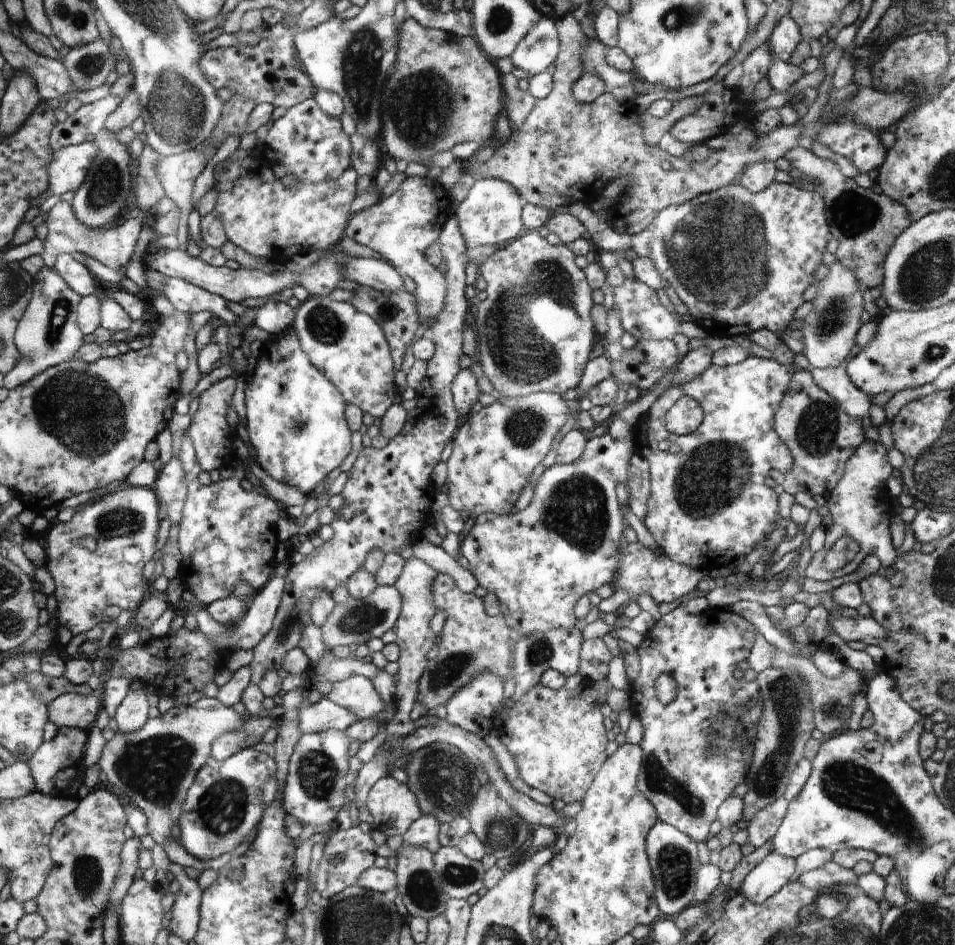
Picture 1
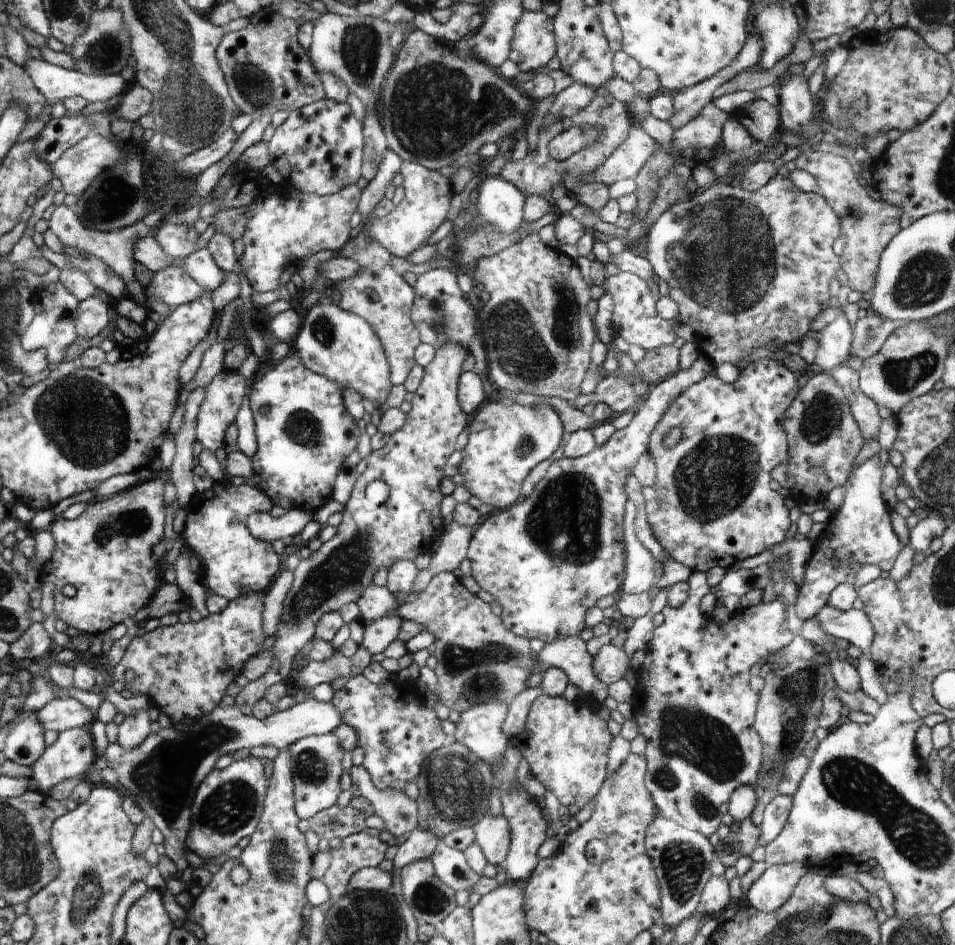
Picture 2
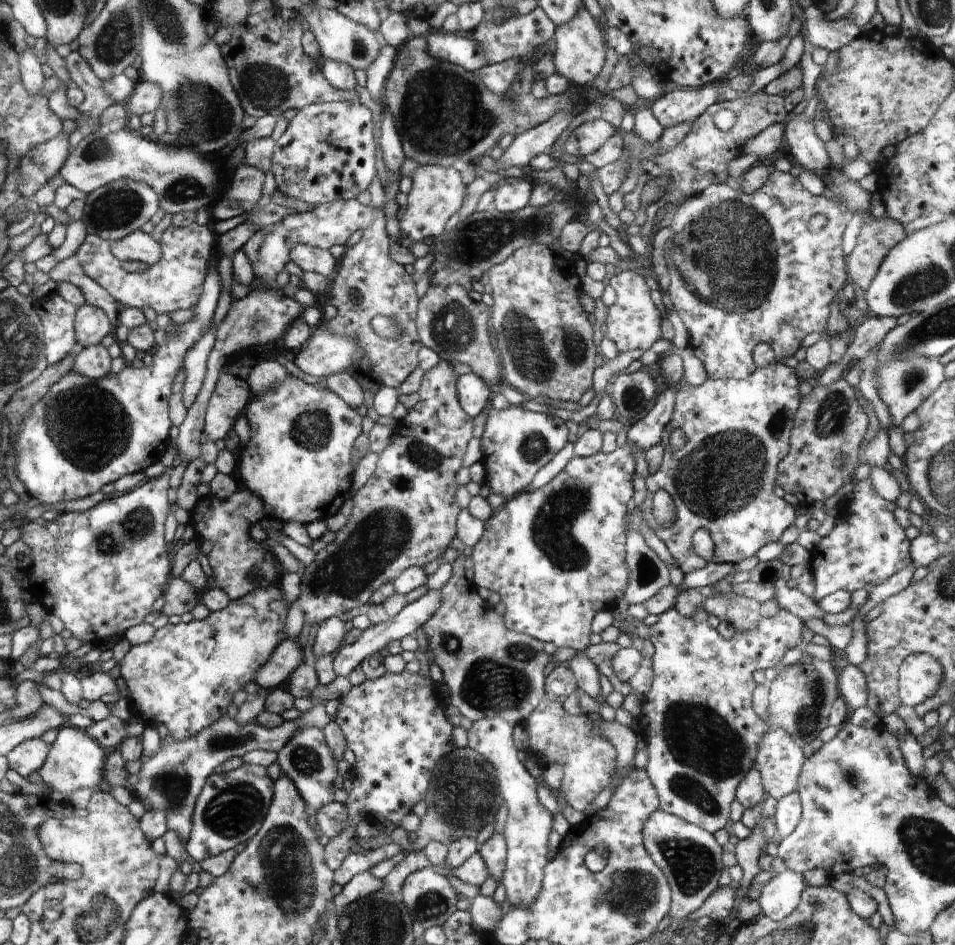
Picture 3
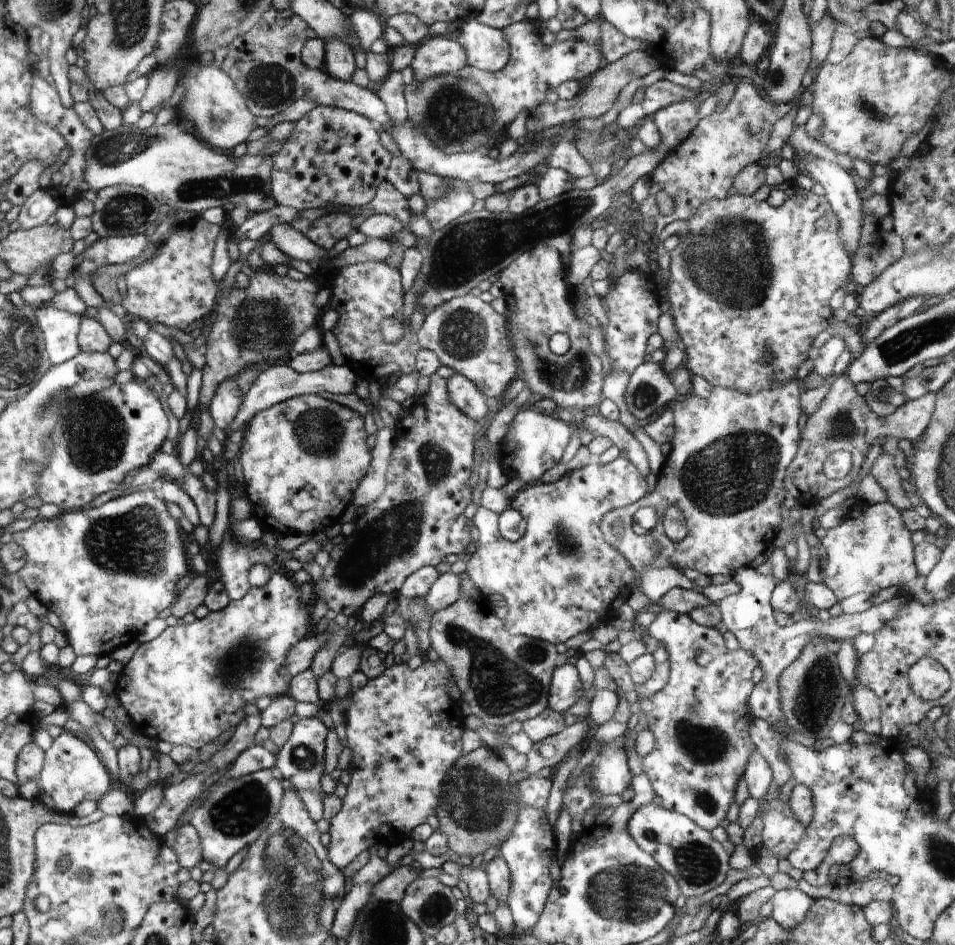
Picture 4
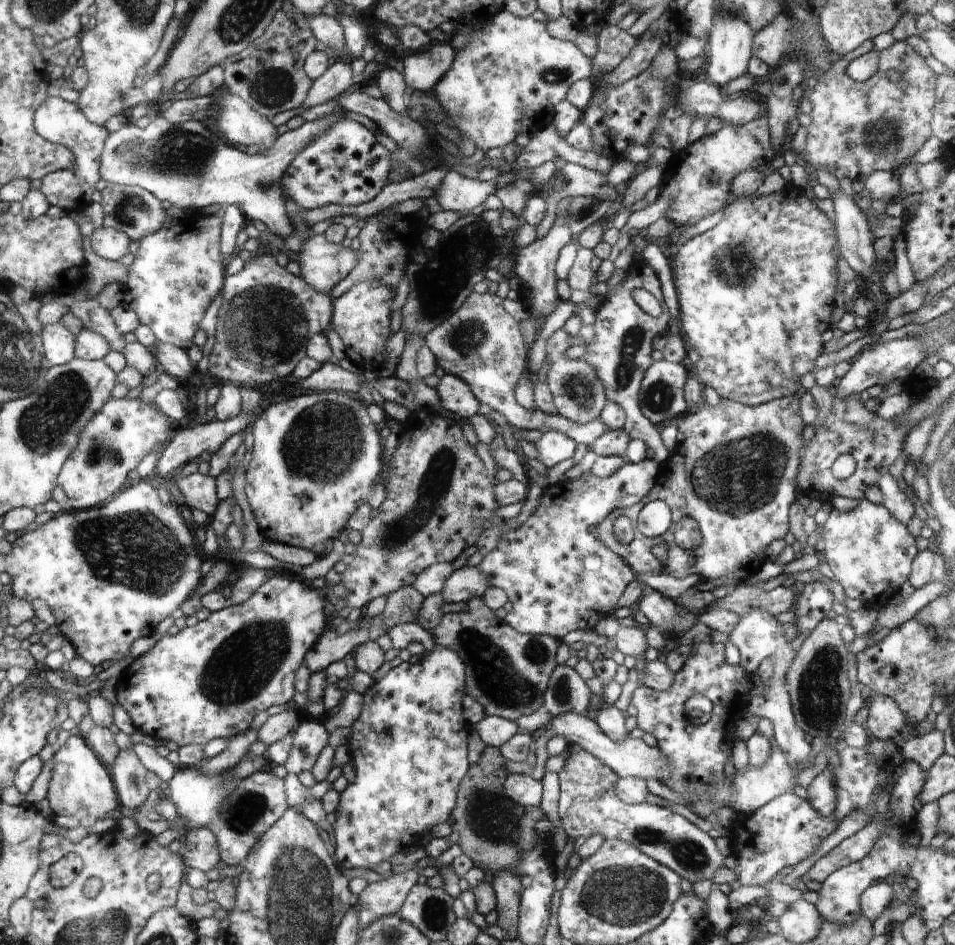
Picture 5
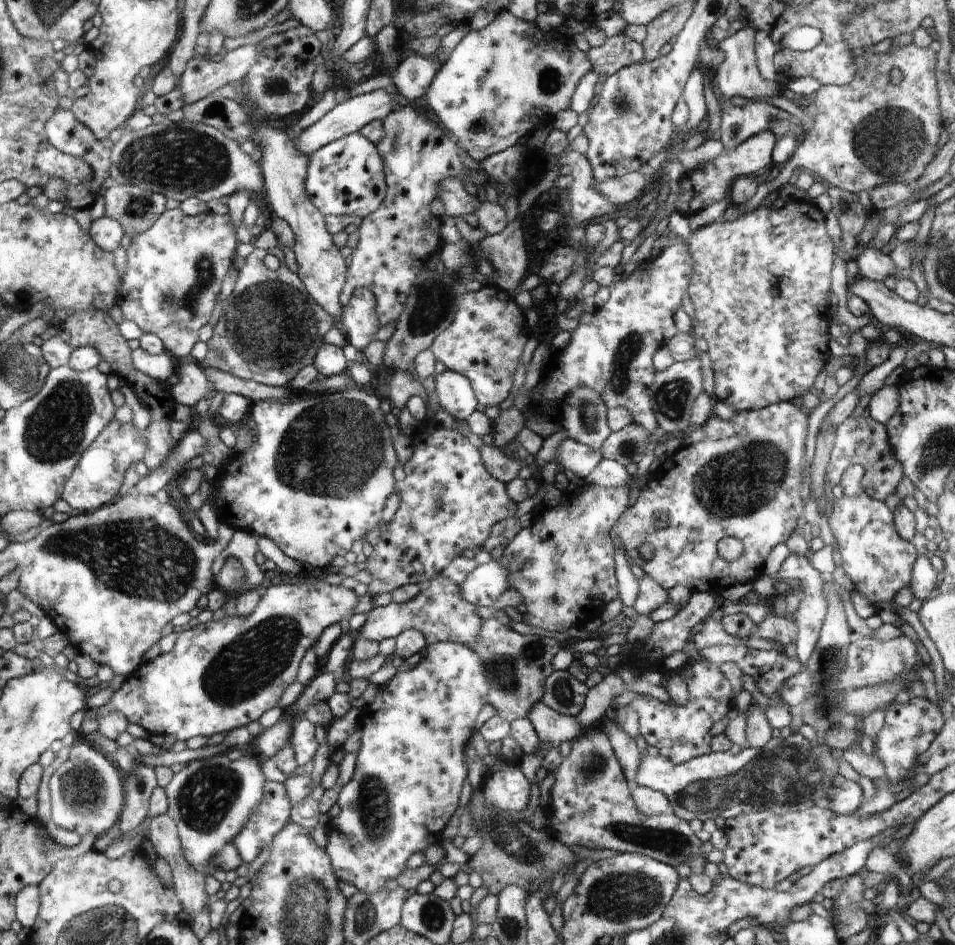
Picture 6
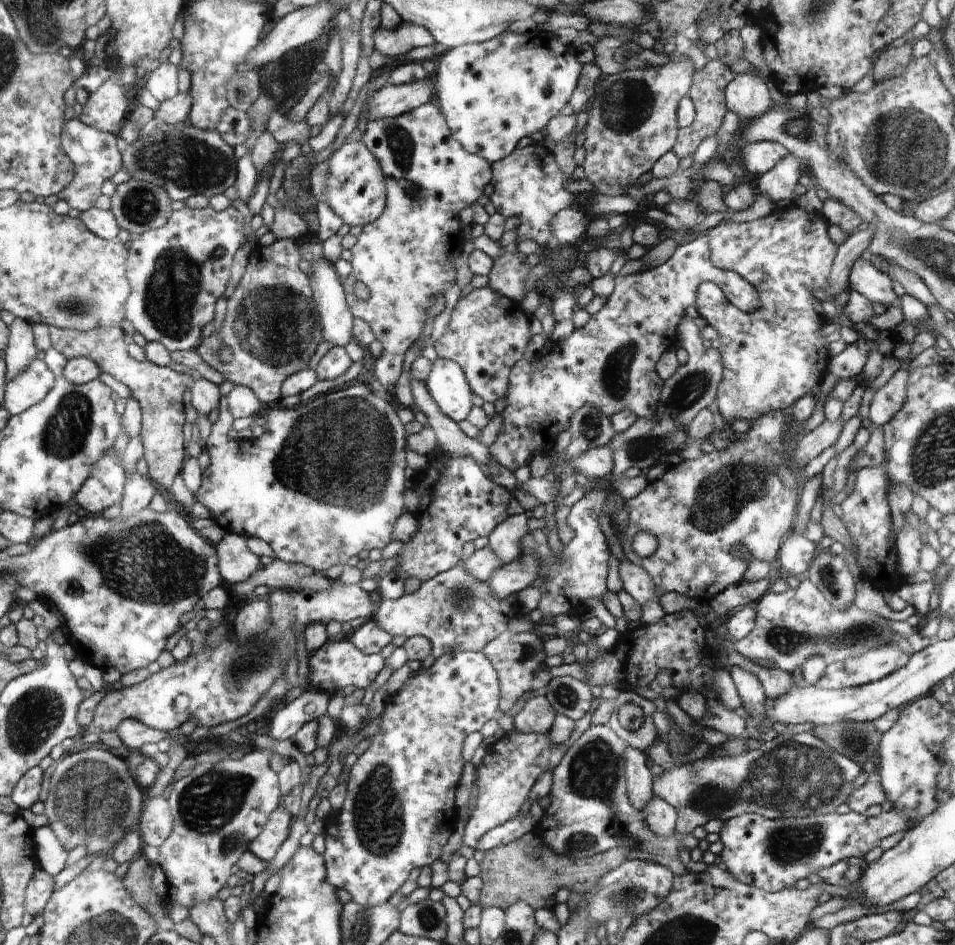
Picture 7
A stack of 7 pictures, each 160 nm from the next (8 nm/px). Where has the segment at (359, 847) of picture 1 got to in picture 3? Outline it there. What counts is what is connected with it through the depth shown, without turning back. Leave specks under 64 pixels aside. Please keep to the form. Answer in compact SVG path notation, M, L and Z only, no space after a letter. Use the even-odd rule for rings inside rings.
M390 843L378 847L366 855L350 853L350 856L341 864L341 867L334 871L334 882L340 884L340 886L346 886L354 878L354 875L369 871L375 864L391 859L398 852L406 854L409 851L396 843Z

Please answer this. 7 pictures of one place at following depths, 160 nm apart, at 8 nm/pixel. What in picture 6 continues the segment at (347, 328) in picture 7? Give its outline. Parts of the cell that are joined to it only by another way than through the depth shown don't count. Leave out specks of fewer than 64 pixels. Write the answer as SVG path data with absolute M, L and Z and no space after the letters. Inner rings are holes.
M255 125L253 140L262 147L263 156L259 164L265 178L264 193L272 206L273 214L285 220L294 232L296 245L292 250L298 261L298 277L304 282L310 297L326 309L330 316L339 319L344 311L340 300L342 284L346 283L348 278L346 272L349 270L346 270L346 264L338 252L333 236L326 230L325 215L313 206L312 199L305 188L309 156L298 152L294 141L290 140L282 130L273 127Z

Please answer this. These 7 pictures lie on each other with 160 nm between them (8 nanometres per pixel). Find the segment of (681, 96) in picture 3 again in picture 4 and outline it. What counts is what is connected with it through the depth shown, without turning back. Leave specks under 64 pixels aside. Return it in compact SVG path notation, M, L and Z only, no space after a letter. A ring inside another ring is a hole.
M702 96L672 103L654 113L654 124L662 137L662 146L675 149L696 128L699 121L698 108Z

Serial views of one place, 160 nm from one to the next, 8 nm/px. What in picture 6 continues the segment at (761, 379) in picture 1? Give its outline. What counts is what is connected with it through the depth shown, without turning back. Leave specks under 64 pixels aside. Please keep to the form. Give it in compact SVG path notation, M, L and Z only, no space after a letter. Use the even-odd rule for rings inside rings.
M783 401L756 411L736 411L732 420L722 420L712 414L702 426L706 438L670 453L658 466L655 477L646 479L638 500L616 520L616 534L622 540L622 549L629 562L640 566L646 576L666 591L682 584L692 593L720 595L732 585L754 582L764 572L770 550L788 540L803 514L805 502L800 492L805 480L802 471L805 468L807 417L802 406L794 401ZM660 512L668 512L665 529L653 527ZM724 538L742 542L738 561L726 562L720 558L717 545ZM644 543L654 546L654 556L650 560L639 555L638 547Z

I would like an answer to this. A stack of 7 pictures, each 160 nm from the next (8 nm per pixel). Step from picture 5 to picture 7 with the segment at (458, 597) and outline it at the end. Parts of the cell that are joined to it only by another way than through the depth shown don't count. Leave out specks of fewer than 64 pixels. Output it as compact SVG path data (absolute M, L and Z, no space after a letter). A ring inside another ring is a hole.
M521 554L520 558L512 563L505 563L500 570L496 570L486 580L490 584L494 596L506 598L517 594L520 590L530 587L537 583L538 566L536 560L528 554Z

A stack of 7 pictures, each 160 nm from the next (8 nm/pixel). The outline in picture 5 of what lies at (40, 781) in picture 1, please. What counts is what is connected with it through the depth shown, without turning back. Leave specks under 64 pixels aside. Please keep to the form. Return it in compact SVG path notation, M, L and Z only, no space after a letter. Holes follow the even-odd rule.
M71 735L52 759L54 763L47 800L50 801L55 815L75 816L80 819L94 816L98 820L104 820L120 808L120 798L116 796L117 790L114 790L115 785L112 784L113 778L110 778L108 770L94 756L90 746L82 738L78 738L78 735Z

